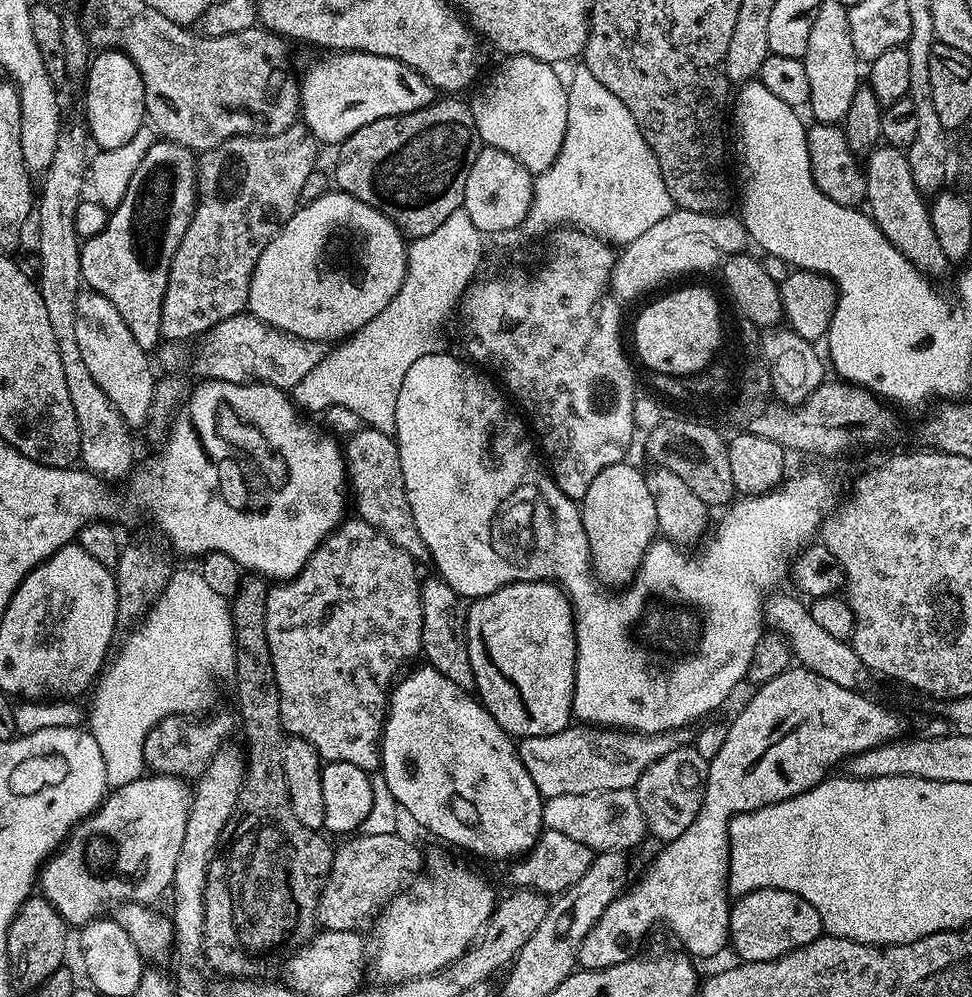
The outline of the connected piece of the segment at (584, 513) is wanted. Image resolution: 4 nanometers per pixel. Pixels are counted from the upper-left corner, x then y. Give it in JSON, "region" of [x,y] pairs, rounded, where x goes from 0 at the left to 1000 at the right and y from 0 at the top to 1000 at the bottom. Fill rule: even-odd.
{"region":[[[649,463],[623,467],[623,471],[607,483],[607,491],[603,491],[595,509],[613,581],[627,591],[641,591],[654,581],[663,557],[677,538],[676,513],[666,476],[658,474]]]}

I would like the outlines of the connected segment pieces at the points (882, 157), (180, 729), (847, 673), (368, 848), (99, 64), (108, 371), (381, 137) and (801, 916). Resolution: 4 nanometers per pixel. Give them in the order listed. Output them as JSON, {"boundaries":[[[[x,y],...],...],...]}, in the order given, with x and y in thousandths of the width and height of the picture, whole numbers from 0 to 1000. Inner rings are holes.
{"boundaries":[[[[902,146],[891,157],[891,176],[893,179],[891,209],[897,222],[907,231],[909,238],[945,273],[959,279],[969,276],[977,269],[977,264],[970,255],[961,227],[958,226],[952,196],[949,196],[944,187],[940,185],[933,155],[925,148]]],[[[233,715],[213,720],[191,718],[172,718],[167,725],[160,726],[148,745],[148,765],[151,773],[167,778],[202,780],[214,769],[216,760],[225,750],[231,749],[235,737],[239,734],[239,722]],[[214,721],[215,722],[210,722]]],[[[800,596],[787,601],[787,625],[797,634],[810,642],[818,663],[846,680],[853,680],[862,688],[870,691],[888,693],[895,679],[895,672],[890,668],[876,645],[854,638],[850,632],[837,624],[832,609],[821,602],[818,597]]],[[[403,832],[393,837],[366,837],[355,843],[358,844],[342,856],[342,868],[329,895],[327,923],[340,935],[363,934],[370,929],[366,927],[394,912],[408,896],[419,892],[429,882],[428,874],[434,871],[434,855],[406,839]]],[[[103,50],[94,57],[88,73],[90,80],[91,85],[86,88],[87,118],[85,117],[85,119],[88,121],[94,143],[103,150],[129,146],[130,142],[134,142],[138,138],[138,134],[142,134],[143,128],[150,124],[148,87],[146,78],[142,74],[142,66],[138,66],[138,62],[134,62],[134,58],[129,52]]],[[[83,292],[78,299],[76,330],[84,361],[121,415],[133,427],[151,426],[156,400],[160,397],[162,378],[156,377],[152,366],[153,354],[138,343],[138,335],[134,335],[134,327],[126,323],[126,315],[117,311],[117,303],[100,293]]],[[[449,98],[437,108],[413,116],[389,118],[360,134],[360,138],[356,138],[347,151],[350,153],[346,156],[344,185],[349,192],[397,215],[397,219],[406,223],[417,238],[437,237],[451,231],[451,227],[455,227],[455,223],[459,223],[467,211],[475,208],[479,181],[495,147],[496,141],[490,132],[485,107],[478,101],[476,104],[473,98]]],[[[799,891],[776,893],[760,900],[756,906],[752,908],[749,917],[751,951],[752,954],[757,954],[761,958],[760,962],[765,965],[799,963],[801,959],[807,959],[819,951],[829,950],[830,947],[837,945],[848,935],[846,925],[842,921],[842,913],[837,913],[837,909],[833,909],[833,905],[829,905],[824,899],[813,893],[800,893]]]]}

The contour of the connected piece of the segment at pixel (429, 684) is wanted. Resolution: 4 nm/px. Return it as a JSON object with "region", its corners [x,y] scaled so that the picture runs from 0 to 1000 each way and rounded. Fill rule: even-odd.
{"region":[[[443,668],[435,669],[425,669],[399,700],[399,717],[391,743],[396,791],[424,817],[426,825],[469,851],[478,851],[502,863],[526,864],[538,859],[550,849],[560,830],[561,799],[549,788],[549,780],[541,776],[532,743],[508,724],[485,693],[467,688],[463,680]]]}

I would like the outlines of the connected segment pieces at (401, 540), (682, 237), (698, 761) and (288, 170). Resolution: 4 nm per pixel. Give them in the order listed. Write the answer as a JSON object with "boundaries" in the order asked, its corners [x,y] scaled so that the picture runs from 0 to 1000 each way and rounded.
{"boundaries":[[[[378,427],[371,428],[371,433],[366,433],[359,439],[358,445],[354,449],[354,460],[358,471],[358,483],[360,493],[366,499],[367,519],[385,528],[387,533],[392,534],[405,548],[418,552],[424,561],[429,564],[439,563],[441,561],[440,549],[438,544],[434,544],[434,536],[430,536],[430,528],[426,524],[426,516],[422,512],[422,504],[418,499],[417,480],[414,474],[413,455],[408,449],[406,440],[397,433],[390,433],[387,429]]],[[[695,209],[688,213],[681,223],[673,223],[665,235],[656,235],[641,246],[640,252],[634,258],[634,266],[630,269],[628,292],[635,302],[654,301],[662,293],[675,289],[686,283],[690,277],[704,277],[707,273],[728,273],[731,269],[740,270],[746,261],[752,257],[762,256],[766,252],[765,244],[771,244],[772,238],[765,230],[764,220],[757,221],[750,215],[739,213],[715,213],[705,209]]],[[[697,748],[681,760],[677,760],[656,780],[653,788],[656,808],[663,817],[666,834],[671,835],[679,845],[697,843],[706,832],[710,832],[710,824],[718,820],[718,812],[724,803],[724,783],[728,781],[728,763],[718,756],[714,748]]],[[[306,122],[300,125],[294,132],[287,132],[281,136],[272,134],[266,138],[260,138],[255,134],[247,134],[242,138],[231,139],[230,143],[225,144],[223,148],[217,148],[215,152],[209,153],[204,160],[204,196],[202,199],[202,210],[198,216],[195,227],[191,231],[191,235],[187,239],[187,243],[183,247],[183,251],[177,260],[175,267],[175,279],[169,302],[167,303],[167,323],[165,324],[165,335],[170,342],[173,343],[194,343],[201,339],[209,338],[211,333],[218,332],[220,326],[228,323],[238,317],[244,317],[246,313],[252,312],[255,304],[255,292],[257,291],[257,283],[261,275],[261,267],[265,263],[265,259],[270,259],[270,251],[274,251],[274,247],[288,234],[289,227],[305,214],[305,210],[309,208],[311,202],[311,187],[315,187],[315,179],[319,179],[321,173],[326,172],[325,164],[325,148],[327,149],[327,141],[312,123]]]]}

